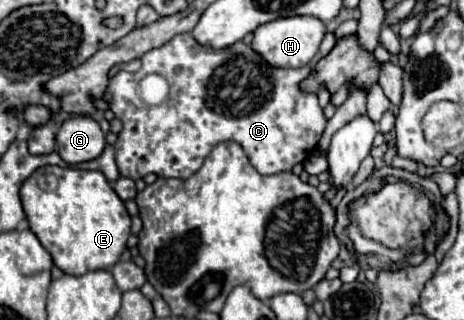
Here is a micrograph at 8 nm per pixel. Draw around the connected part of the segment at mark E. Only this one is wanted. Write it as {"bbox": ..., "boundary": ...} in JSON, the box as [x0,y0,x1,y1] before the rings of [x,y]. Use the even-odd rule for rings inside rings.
{"bbox":[20,167,130,275],"boundary":[[[40,167],[22,183],[20,199],[32,233],[52,255],[54,265],[66,275],[110,269],[120,259],[130,235],[130,215],[102,171]],[[52,179],[56,179],[56,185],[44,189],[42,181],[48,185]]]}

